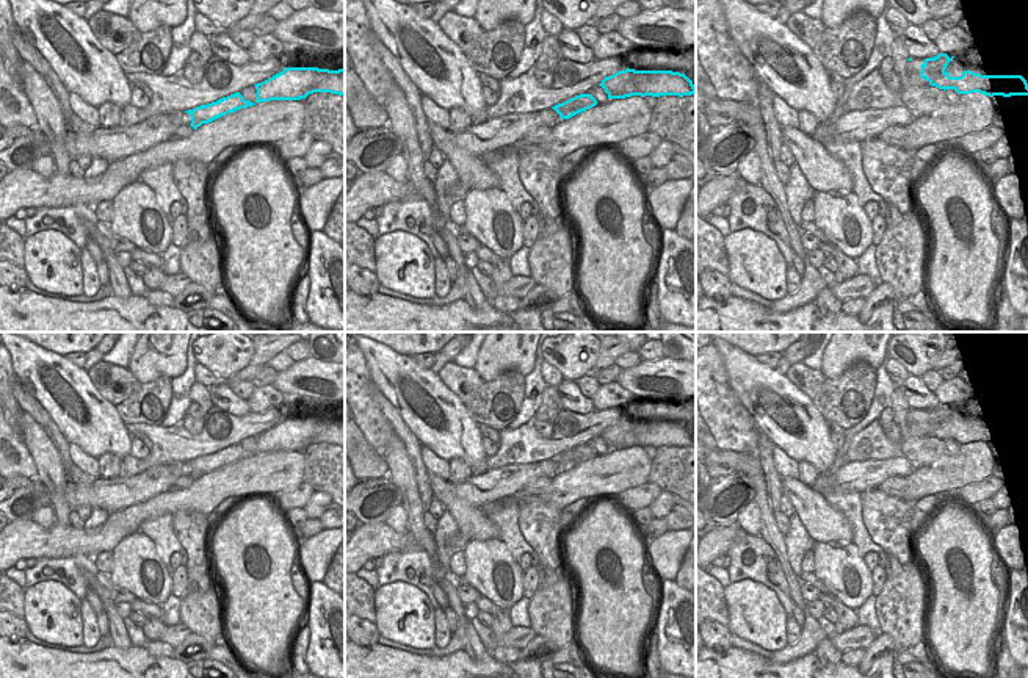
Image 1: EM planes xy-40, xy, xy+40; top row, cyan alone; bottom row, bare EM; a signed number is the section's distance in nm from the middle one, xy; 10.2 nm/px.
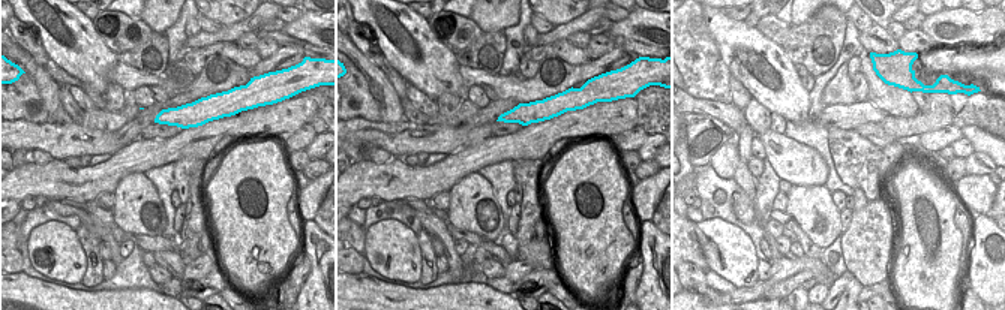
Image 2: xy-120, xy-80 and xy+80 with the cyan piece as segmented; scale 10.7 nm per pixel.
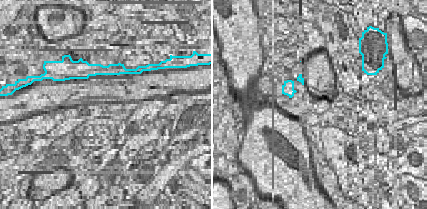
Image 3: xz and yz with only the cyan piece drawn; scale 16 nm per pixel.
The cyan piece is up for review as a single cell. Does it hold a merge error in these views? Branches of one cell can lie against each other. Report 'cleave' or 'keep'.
cleave

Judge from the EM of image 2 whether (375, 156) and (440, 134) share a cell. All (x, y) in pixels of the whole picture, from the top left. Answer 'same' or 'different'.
different

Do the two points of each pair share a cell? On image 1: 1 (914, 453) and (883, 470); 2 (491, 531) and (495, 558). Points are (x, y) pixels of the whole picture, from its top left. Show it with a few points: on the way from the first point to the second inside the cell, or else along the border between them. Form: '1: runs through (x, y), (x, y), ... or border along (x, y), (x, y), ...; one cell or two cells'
1: border along (903, 454), (915, 468); two cells
2: border along (497, 537), (470, 540); two cells

